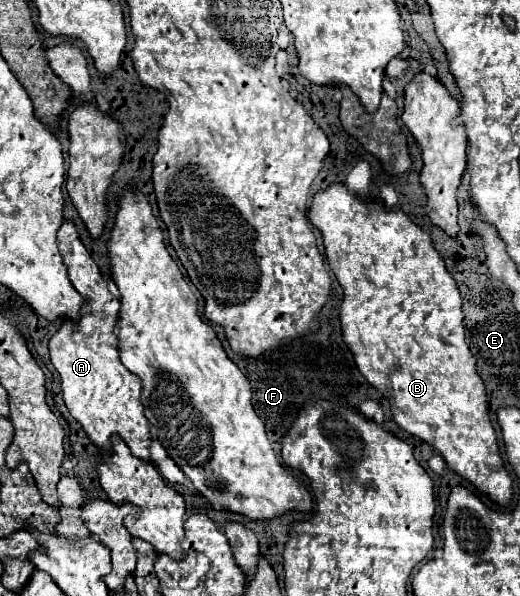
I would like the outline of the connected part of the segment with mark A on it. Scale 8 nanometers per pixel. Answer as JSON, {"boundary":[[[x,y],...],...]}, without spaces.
{"boundary":[[[63,222],[57,234],[59,252],[69,270],[69,280],[83,296],[81,318],[77,322],[65,320],[65,324],[53,334],[49,342],[51,362],[61,378],[63,400],[69,414],[87,432],[87,438],[103,450],[111,448],[111,436],[119,434],[129,446],[131,454],[139,460],[149,460],[151,432],[149,422],[141,406],[141,380],[133,376],[119,360],[119,340],[115,336],[115,324],[119,314],[119,300],[109,292],[97,264],[79,240],[77,228],[71,222]]]}

